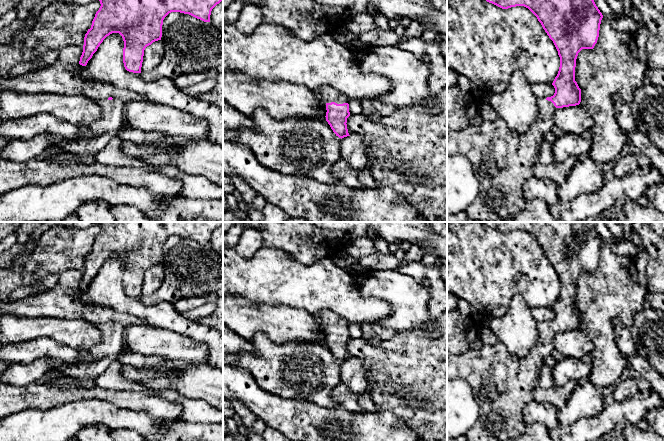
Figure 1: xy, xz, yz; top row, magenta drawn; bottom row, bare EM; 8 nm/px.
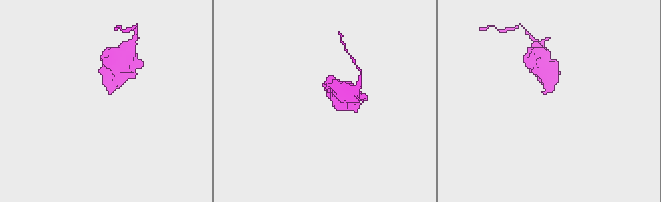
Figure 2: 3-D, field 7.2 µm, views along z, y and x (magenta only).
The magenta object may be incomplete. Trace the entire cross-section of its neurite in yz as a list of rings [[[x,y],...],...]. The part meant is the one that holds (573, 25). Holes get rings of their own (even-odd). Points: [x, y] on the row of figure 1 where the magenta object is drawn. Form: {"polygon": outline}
{"polygon": [[[486,0],[502,9],[516,6],[528,8],[541,23],[553,41],[560,57],[560,67],[552,85],[555,93],[551,97],[538,98],[538,116],[530,129],[523,134],[511,131],[502,118],[483,121],[482,124],[447,133],[447,156],[464,155],[473,165],[481,183],[480,194],[466,213],[471,222],[493,222],[496,219],[509,220],[525,205],[523,185],[534,176],[533,167],[539,162],[540,147],[544,134],[555,125],[553,120],[557,108],[579,105],[581,89],[575,81],[575,67],[578,53],[582,49],[593,49],[599,37],[602,13],[594,0]]]}

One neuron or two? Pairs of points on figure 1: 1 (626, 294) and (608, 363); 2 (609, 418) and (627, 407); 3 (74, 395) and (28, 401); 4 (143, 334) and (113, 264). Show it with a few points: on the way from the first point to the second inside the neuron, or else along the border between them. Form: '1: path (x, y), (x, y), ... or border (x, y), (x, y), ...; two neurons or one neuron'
1: path (609, 311), (605, 315), (605, 346); one neuron
2: path (613, 414), (623, 411); one neuron
3: path (63, 395), (39, 396); one neuron
4: border (148, 323), (171, 330); two neurons

